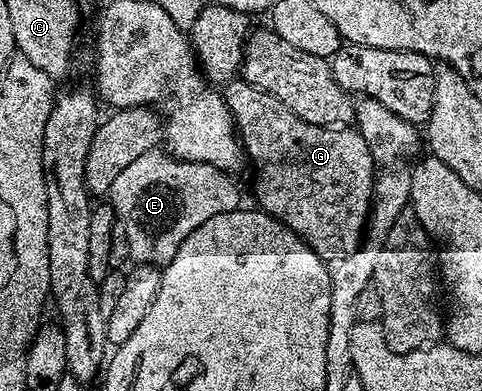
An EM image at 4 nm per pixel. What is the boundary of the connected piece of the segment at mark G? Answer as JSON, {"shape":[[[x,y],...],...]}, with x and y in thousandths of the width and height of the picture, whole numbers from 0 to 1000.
{"shape":[[[483,199],[471,207],[463,217],[461,243],[481,294],[481,309],[490,315],[490,332],[512,407],[519,412],[519,419],[523,409],[525,425],[531,427],[531,512],[539,519],[533,522],[537,540],[556,545],[571,563],[583,563],[602,591],[612,593],[616,604],[624,604],[635,619],[635,629],[643,629],[651,639],[651,650],[660,650],[664,662],[674,670],[695,670],[705,657],[722,655],[734,637],[747,632],[755,586],[763,581],[763,547],[772,540],[776,453],[784,440],[784,430],[778,430],[782,422],[776,417],[776,402],[768,373],[759,363],[759,353],[751,353],[751,343],[741,338],[737,325],[730,322],[699,322],[695,327],[664,322],[664,332],[622,332],[624,343],[610,348],[610,332],[593,332],[598,327],[593,322],[593,284],[589,286],[589,307],[577,307],[581,276],[577,276],[577,261],[568,261],[568,248],[556,243],[552,235],[535,240],[535,225],[510,212],[504,199]]]}

